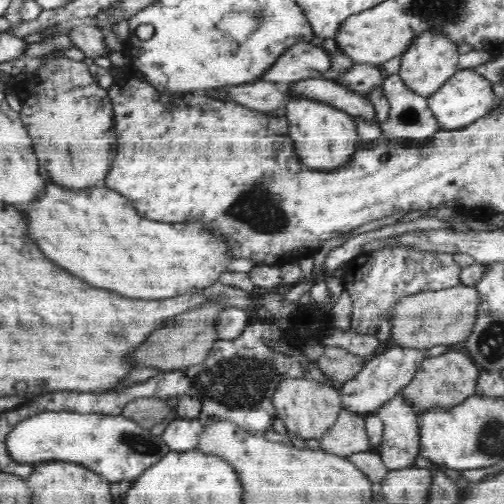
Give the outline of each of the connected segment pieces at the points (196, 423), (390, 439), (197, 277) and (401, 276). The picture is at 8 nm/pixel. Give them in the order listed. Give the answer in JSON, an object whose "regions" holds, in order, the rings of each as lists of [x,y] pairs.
{"regions":[[[[175,417],[165,428],[162,439],[172,451],[186,452],[197,448],[203,424],[198,418]]],[[[399,393],[376,414],[384,421],[379,455],[385,468],[400,470],[412,467],[419,453],[418,412]]],[[[55,182],[44,188],[40,200],[17,207],[25,220],[25,232],[29,240],[36,240],[34,244],[52,262],[86,280],[90,286],[108,288],[128,298],[161,300],[174,298],[176,294],[193,294],[219,282],[225,269],[235,260],[224,252],[224,244],[220,242],[225,240],[212,238],[204,226],[196,226],[196,222],[168,224],[166,221],[142,218],[126,196],[104,185],[72,189]]],[[[412,249],[363,251],[346,264],[341,278],[353,301],[352,326],[356,333],[374,336],[379,342],[389,338],[389,310],[406,295],[445,290],[461,284],[463,268],[450,253],[417,252]]]]}

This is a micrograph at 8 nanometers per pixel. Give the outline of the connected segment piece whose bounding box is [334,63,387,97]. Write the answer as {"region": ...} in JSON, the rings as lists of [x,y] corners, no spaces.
{"region":[[[354,63],[354,68],[342,78],[336,80],[334,85],[344,84],[343,88],[357,94],[357,96],[368,96],[374,86],[382,86],[386,80],[386,72],[382,74],[381,66],[368,63]]]}

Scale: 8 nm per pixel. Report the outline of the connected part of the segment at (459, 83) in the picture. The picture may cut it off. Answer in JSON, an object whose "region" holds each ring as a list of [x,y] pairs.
{"region":[[[460,69],[444,84],[428,96],[429,112],[436,117],[439,128],[456,131],[474,124],[479,118],[486,116],[496,103],[496,95],[492,84],[474,69]]]}

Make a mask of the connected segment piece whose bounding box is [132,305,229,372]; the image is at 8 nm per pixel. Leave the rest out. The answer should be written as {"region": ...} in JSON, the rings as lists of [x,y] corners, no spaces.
{"region":[[[222,305],[199,306],[198,309],[188,309],[172,317],[164,328],[149,334],[149,338],[146,338],[142,346],[134,352],[132,360],[148,368],[160,368],[164,372],[188,368],[196,363],[204,362],[212,344],[219,340],[218,316],[220,312],[228,308],[229,306]]]}

